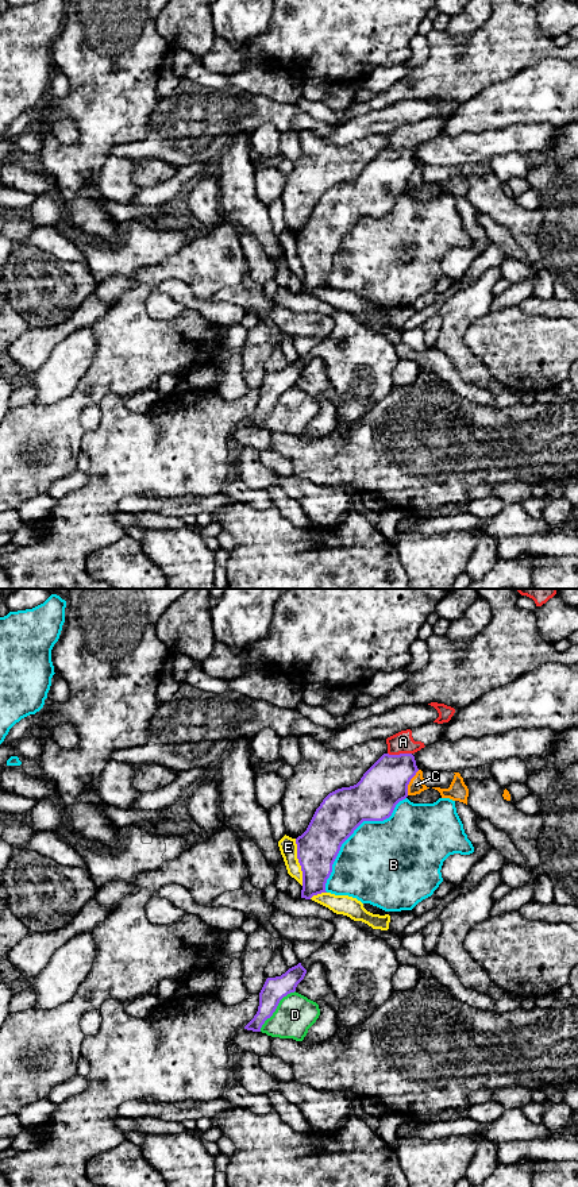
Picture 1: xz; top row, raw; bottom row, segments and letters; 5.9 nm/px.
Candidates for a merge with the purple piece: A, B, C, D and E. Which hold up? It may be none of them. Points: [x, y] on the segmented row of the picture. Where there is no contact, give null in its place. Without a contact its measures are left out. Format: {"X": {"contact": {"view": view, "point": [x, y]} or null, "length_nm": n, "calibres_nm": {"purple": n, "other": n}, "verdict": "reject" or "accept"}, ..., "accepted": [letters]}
{"A": {"contact": {"view": "xz", "point": [400, 754]}, "length_nm": 140, "calibres_nm": {"purple": 280, "other": 130}, "verdict": "accept"}, "B": {"contact": {"view": "xz", "point": [353, 832]}, "length_nm": 750, "calibres_nm": {"purple": 280, "other": 500}, "verdict": "reject"}, "C": {"contact": {"view": "xz", "point": [409, 781]}, "length_nm": 170, "calibres_nm": {"purple": 280, "other": 90}, "verdict": "reject"}, "D": {"contact": {"view": "xz", "point": [276, 1008]}, "length_nm": 320, "calibres_nm": {"purple": 140, "other": 240}, "verdict": "reject"}, "E": {"contact": {"view": "xz", "point": [299, 862]}, "length_nm": 280, "calibres_nm": {"purple": 240, "other": 110}, "verdict": "reject"}, "accepted": ["A"]}

